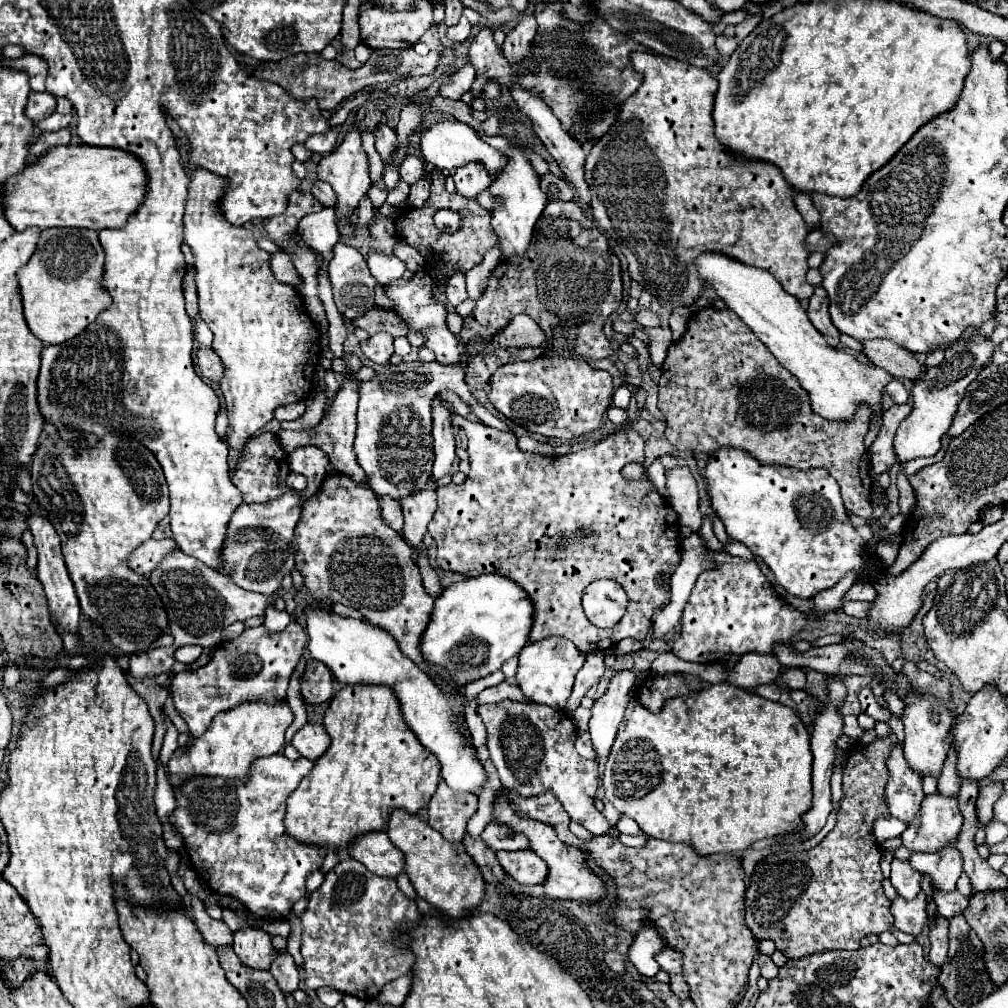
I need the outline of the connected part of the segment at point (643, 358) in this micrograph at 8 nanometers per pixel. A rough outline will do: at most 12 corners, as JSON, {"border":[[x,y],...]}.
{"border":[[633,335],[628,342],[637,350],[639,368],[646,372],[649,365],[647,346]]}

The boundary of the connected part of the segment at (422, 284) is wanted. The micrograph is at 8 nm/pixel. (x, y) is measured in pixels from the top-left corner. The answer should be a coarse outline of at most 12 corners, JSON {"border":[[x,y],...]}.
{"border":[[418,271],[382,285],[410,333],[440,363],[458,361],[448,309]]}

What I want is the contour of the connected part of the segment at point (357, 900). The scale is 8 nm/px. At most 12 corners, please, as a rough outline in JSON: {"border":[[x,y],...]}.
{"border":[[344,857],[310,895],[306,987],[370,1001],[424,917]]}

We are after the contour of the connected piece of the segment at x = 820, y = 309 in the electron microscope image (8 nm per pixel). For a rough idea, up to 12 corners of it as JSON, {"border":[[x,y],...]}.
{"border":[[822,287],[810,297],[808,317],[824,335],[838,339],[832,325],[828,297]]}

